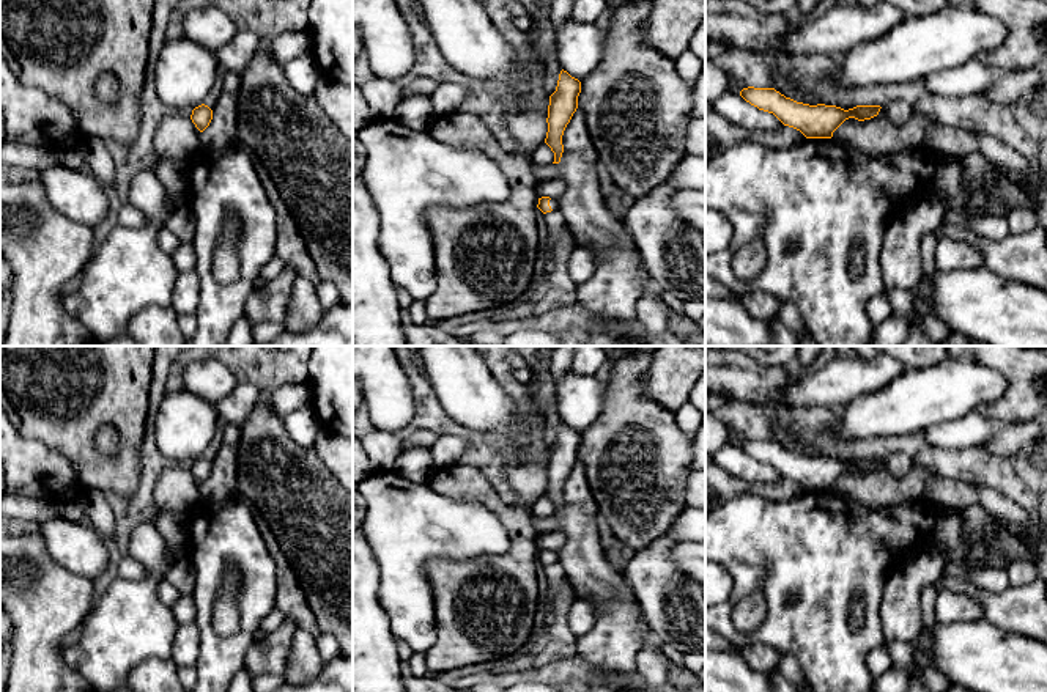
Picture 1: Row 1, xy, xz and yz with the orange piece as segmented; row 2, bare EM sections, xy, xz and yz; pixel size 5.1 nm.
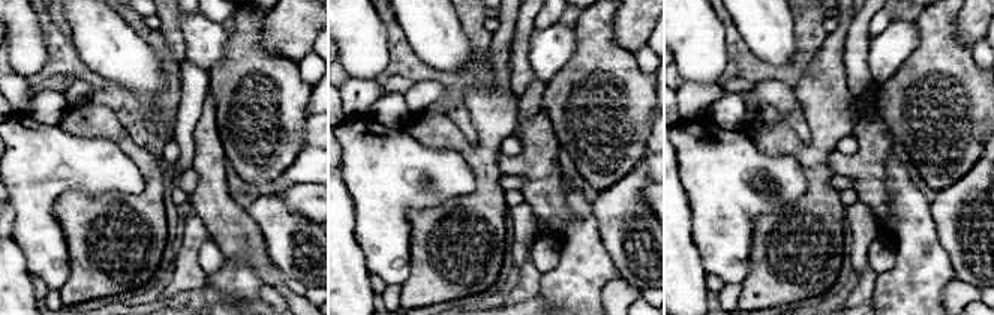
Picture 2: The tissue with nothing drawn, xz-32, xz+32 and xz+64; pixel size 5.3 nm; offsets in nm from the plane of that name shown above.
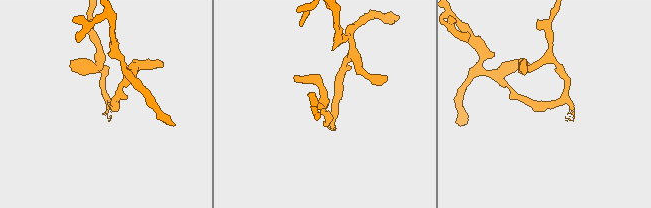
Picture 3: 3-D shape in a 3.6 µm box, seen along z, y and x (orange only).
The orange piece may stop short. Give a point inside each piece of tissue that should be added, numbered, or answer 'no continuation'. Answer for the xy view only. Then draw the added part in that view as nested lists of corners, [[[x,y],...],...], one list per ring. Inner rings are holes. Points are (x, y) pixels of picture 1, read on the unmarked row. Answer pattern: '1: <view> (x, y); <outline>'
no continuation

